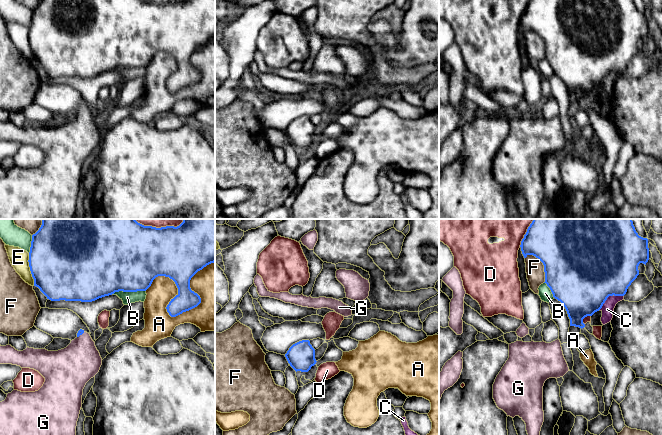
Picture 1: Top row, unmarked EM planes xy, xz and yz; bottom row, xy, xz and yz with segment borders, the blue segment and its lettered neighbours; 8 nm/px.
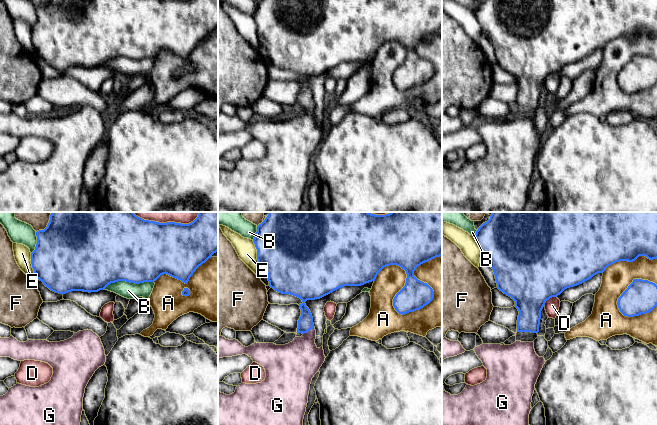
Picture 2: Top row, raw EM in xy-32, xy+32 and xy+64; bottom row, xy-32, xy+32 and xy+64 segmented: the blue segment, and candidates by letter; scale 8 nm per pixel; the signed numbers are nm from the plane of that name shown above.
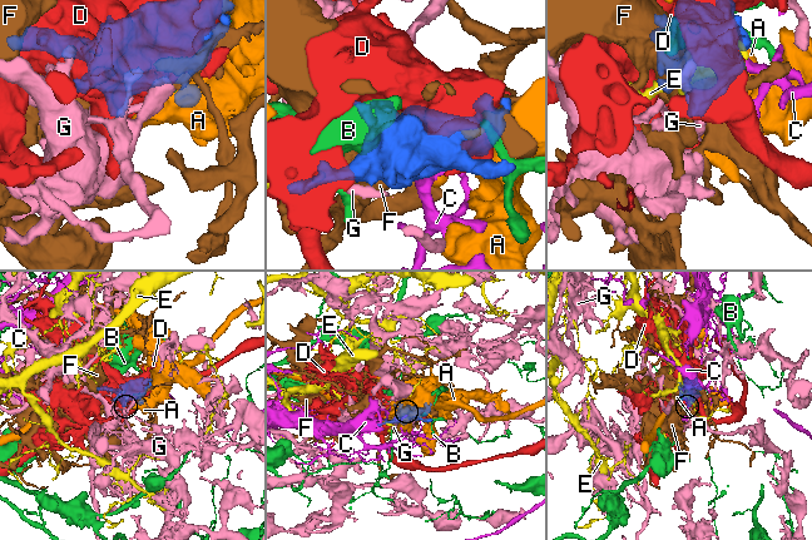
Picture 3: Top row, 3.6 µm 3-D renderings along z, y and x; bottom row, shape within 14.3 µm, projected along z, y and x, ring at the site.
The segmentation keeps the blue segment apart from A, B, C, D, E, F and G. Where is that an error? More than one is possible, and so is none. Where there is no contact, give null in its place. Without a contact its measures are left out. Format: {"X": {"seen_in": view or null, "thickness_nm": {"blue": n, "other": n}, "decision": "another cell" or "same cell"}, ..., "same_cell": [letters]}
{"A": {"seen_in": "xy", "thickness_nm": {"blue": 160, "other": 240}, "decision": "another cell"}, "B": {"seen_in": "xy", "thickness_nm": {"blue": 500, "other": 100}, "decision": "another cell"}, "C": {"seen_in": "yz", "thickness_nm": {"blue": 500, "other": 100}, "decision": "another cell"}, "D": {"seen_in": "yz", "thickness_nm": {"blue": 340, "other": 240}, "decision": "another cell"}, "E": {"seen_in": "xy", "thickness_nm": {"blue": 500, "other": 150}, "decision": "another cell"}, "F": {"seen_in": "yz", "thickness_nm": {"blue": 500, "other": 140}, "decision": "another cell"}, "G": {"seen_in": "xy", "thickness_nm": {"blue": 50, "other": 320}, "decision": "same cell"}, "same_cell": ["G"]}

